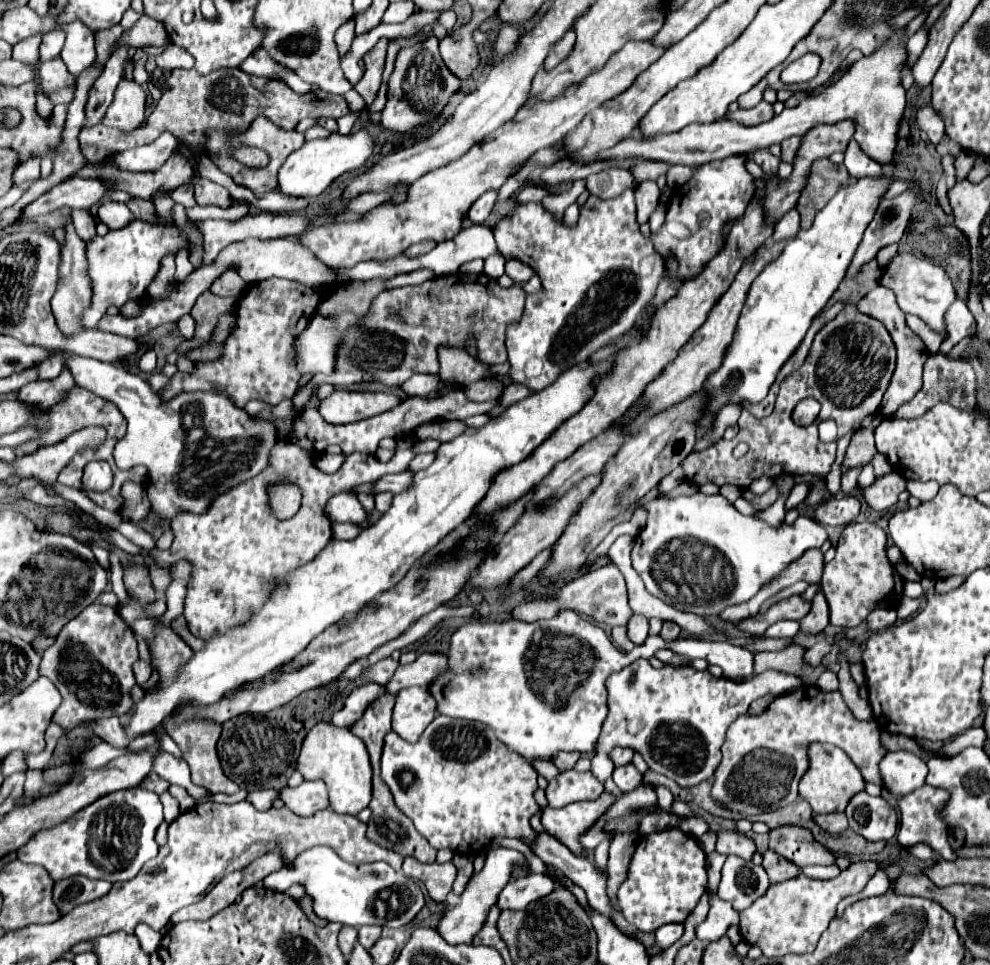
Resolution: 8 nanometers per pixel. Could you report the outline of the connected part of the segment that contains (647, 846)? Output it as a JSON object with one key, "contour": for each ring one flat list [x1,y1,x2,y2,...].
{"contour":[[680,829,642,835,634,847,626,879,618,889,622,915,640,931,656,931,666,923,684,923,706,889,706,853]]}

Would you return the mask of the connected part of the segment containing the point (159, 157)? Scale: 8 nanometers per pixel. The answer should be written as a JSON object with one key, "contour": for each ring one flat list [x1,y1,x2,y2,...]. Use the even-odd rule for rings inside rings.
{"contour":[[162,133,156,141,136,147,136,149,128,149,120,155,116,155,114,159,120,163,122,169,128,171,156,171,160,169,166,159,176,151,176,139,170,133]]}

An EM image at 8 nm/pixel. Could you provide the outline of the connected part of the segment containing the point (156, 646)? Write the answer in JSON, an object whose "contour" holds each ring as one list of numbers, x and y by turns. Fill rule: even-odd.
{"contour":[[156,627,152,641,148,641,148,649,160,679,174,679,174,671,192,655,192,649,170,627]]}

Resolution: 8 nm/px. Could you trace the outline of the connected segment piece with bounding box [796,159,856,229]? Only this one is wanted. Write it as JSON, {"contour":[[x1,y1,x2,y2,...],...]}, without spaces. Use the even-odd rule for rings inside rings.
{"contour":[[830,159,816,161,796,205,802,217,802,227,810,227,810,221,816,215,816,211,822,209,822,205,826,205,840,187,854,181,856,179,846,171,844,165,836,165]]}

